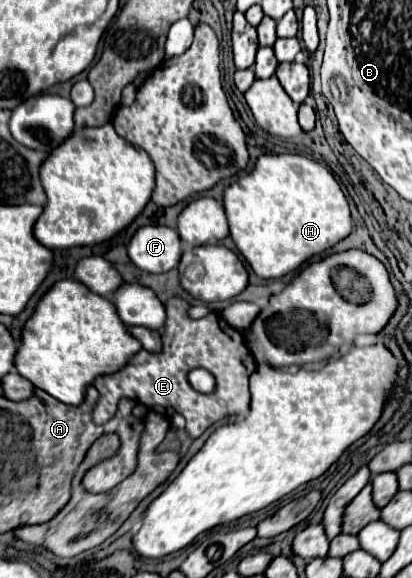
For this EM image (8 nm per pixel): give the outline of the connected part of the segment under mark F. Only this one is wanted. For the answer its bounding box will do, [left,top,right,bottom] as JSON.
[127,225,183,273]

